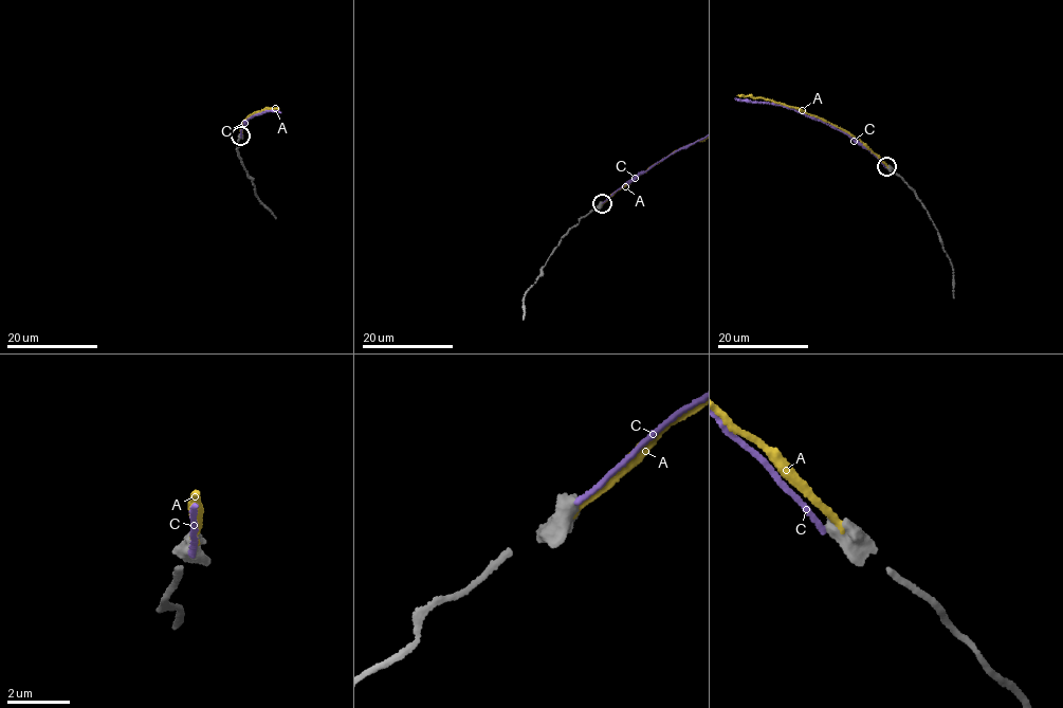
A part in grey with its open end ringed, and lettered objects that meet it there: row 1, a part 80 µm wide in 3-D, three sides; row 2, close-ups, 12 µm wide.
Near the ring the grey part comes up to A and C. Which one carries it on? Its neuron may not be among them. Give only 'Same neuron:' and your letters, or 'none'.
Same neuron: none

